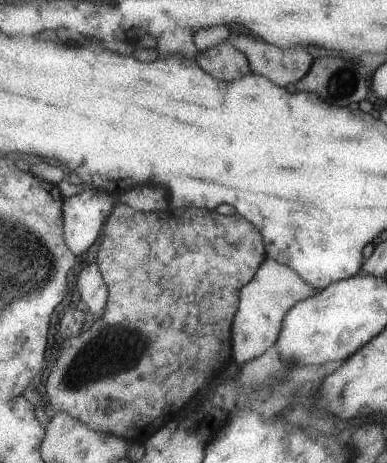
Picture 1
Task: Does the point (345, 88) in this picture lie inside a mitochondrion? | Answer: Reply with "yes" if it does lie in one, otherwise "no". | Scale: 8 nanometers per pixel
yes

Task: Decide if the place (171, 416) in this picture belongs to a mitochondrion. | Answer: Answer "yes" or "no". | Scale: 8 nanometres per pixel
no

